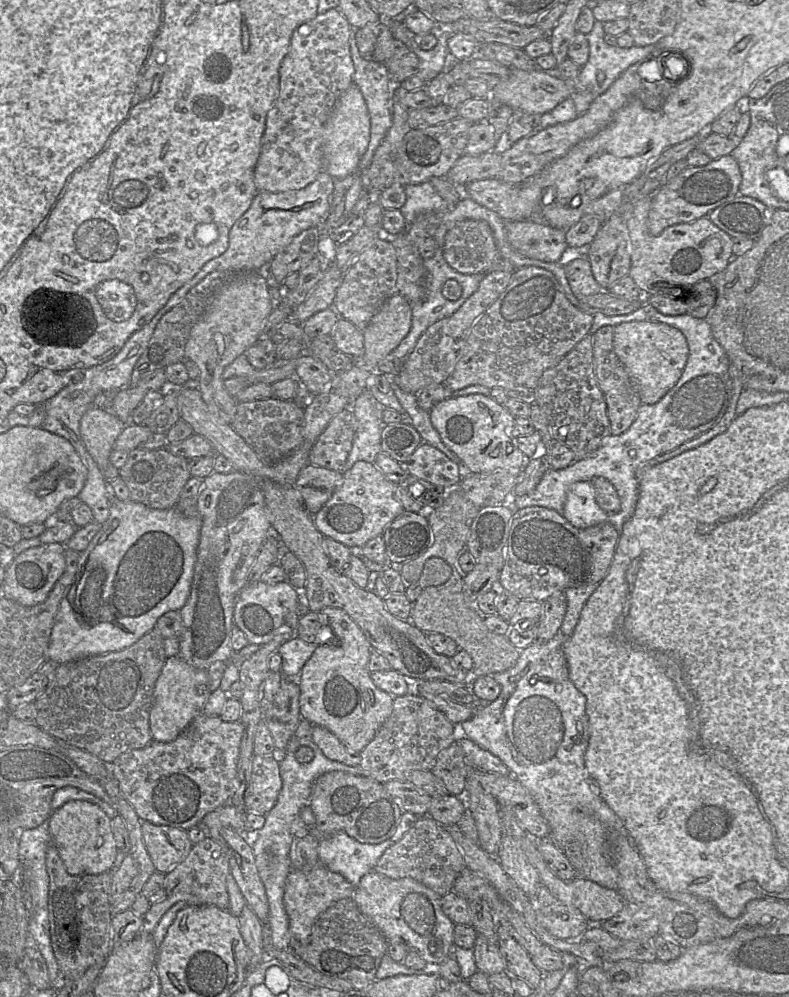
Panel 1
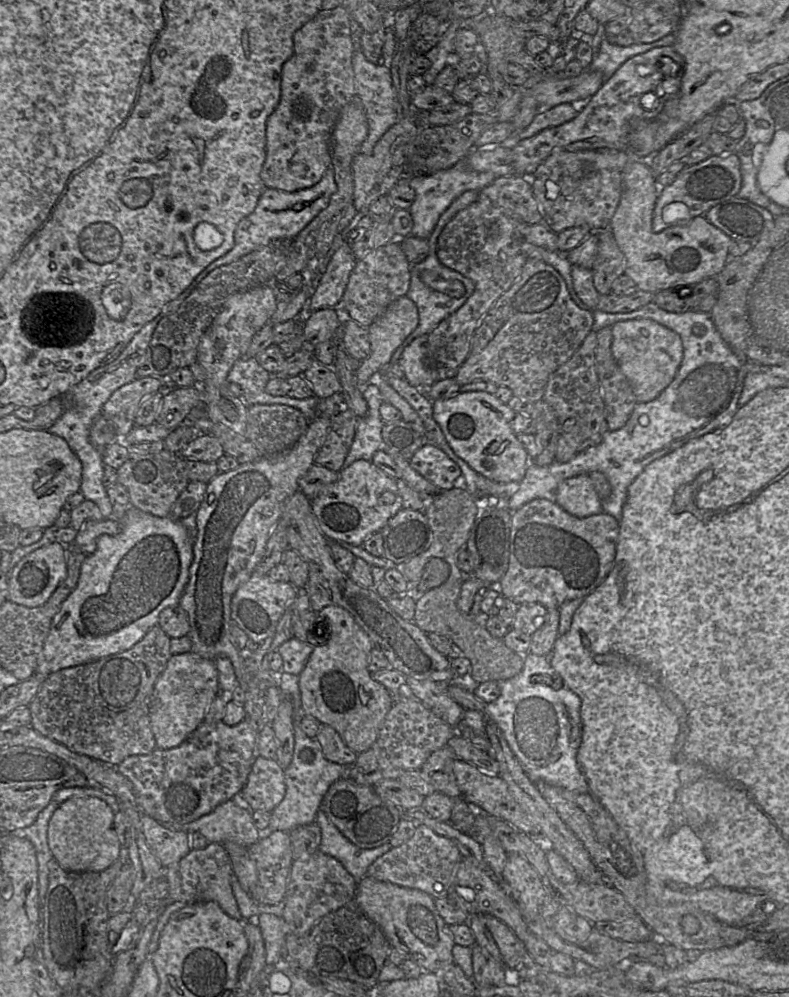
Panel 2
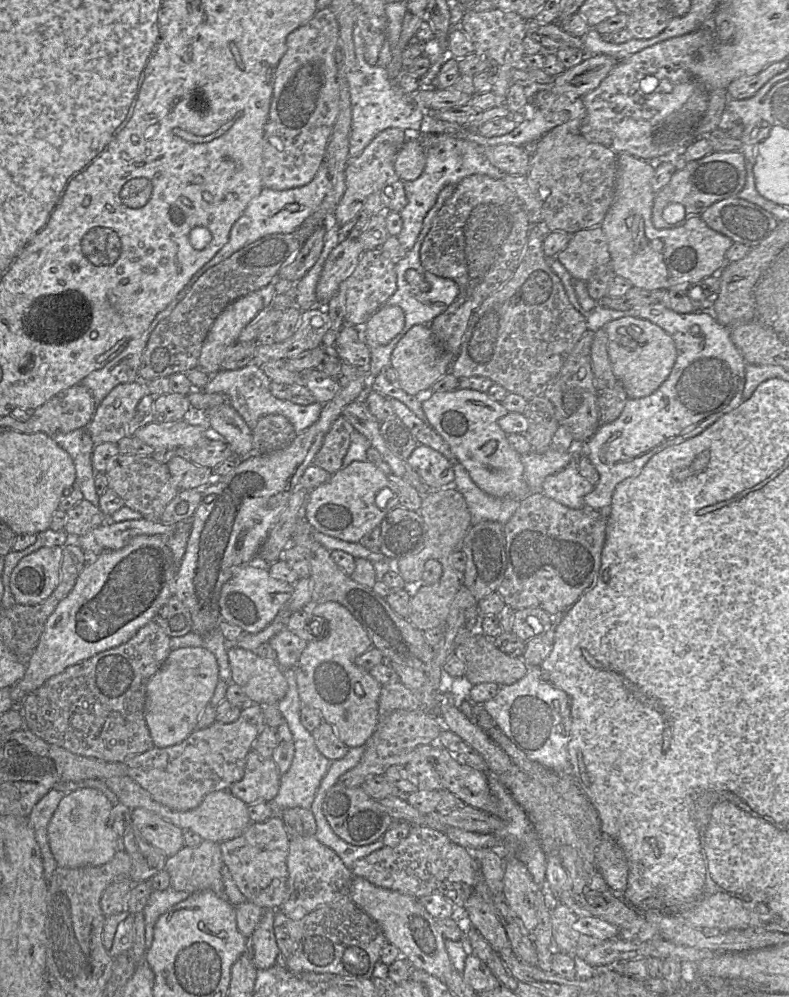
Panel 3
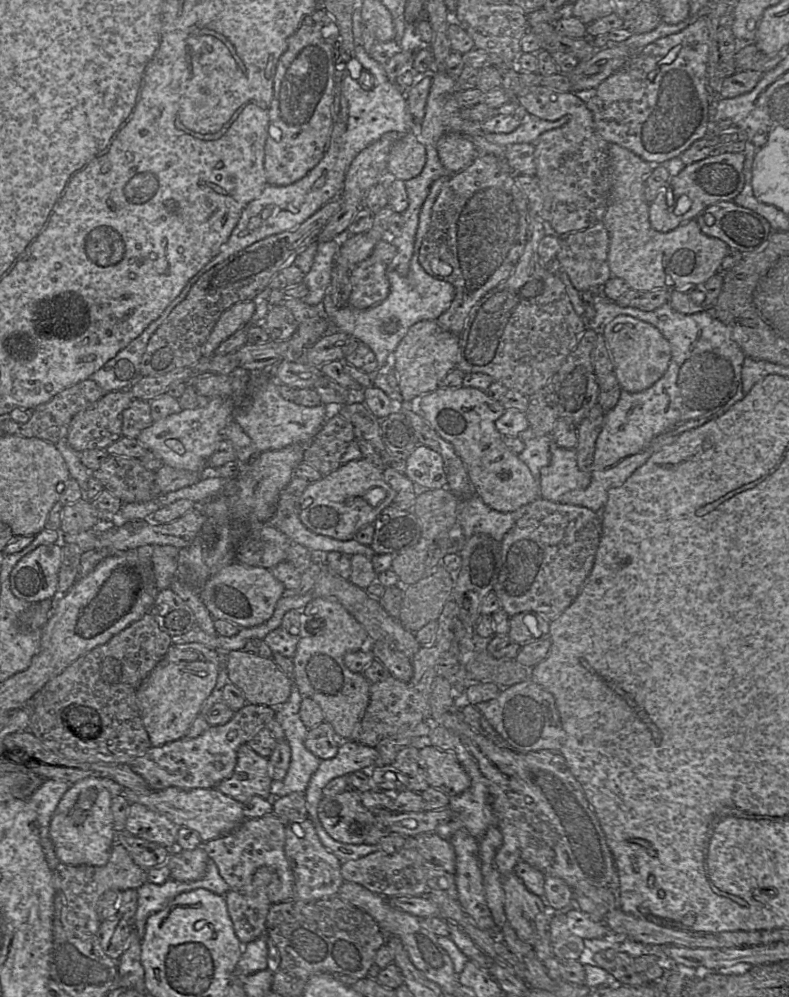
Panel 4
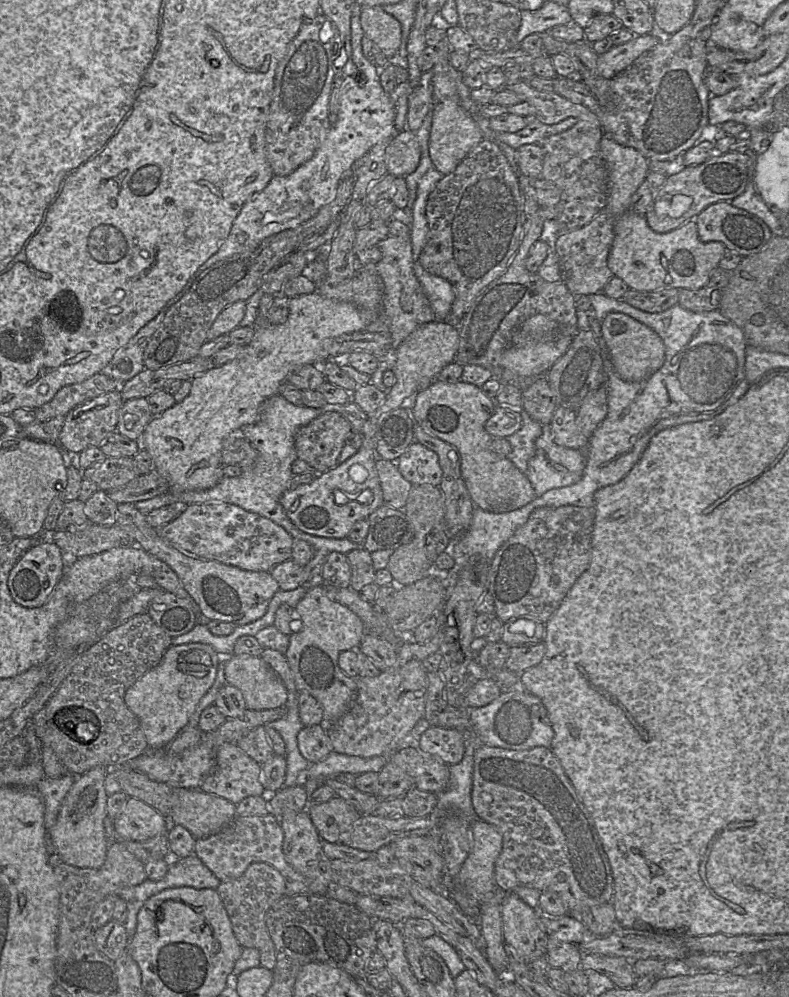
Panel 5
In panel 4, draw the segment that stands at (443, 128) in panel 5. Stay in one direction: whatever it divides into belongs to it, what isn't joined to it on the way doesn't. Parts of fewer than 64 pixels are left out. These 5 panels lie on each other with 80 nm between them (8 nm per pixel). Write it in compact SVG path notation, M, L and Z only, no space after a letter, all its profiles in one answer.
M454 132L440 137L437 152L443 166L451 173L464 170L478 156L474 144L464 135Z

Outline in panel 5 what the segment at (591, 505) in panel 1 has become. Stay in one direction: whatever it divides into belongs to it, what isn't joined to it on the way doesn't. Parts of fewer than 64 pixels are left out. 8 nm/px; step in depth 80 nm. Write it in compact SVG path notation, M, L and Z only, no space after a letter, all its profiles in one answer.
M550 425L542 426L542 434L536 440L535 447L535 455L529 460L525 475L537 496L581 480L586 455L581 450L556 445Z

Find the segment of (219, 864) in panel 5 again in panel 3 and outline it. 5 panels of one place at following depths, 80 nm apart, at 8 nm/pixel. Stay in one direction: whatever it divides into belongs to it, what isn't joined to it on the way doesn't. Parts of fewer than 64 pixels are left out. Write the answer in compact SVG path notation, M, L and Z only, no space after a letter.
M279 814L264 822L251 823L242 835L221 842L224 865L247 901L263 909L279 909L287 894L289 837Z

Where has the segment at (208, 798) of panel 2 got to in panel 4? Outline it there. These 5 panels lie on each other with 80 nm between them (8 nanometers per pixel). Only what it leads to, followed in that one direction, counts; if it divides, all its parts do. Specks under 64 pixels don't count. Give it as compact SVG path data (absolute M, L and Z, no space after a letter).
M246 703L226 724L210 726L196 738L182 738L159 747L151 746L128 765L145 779L153 791L168 787L185 790L215 788L219 782L232 775L238 748L247 744L259 729L265 727L275 717L276 710L277 708Z

